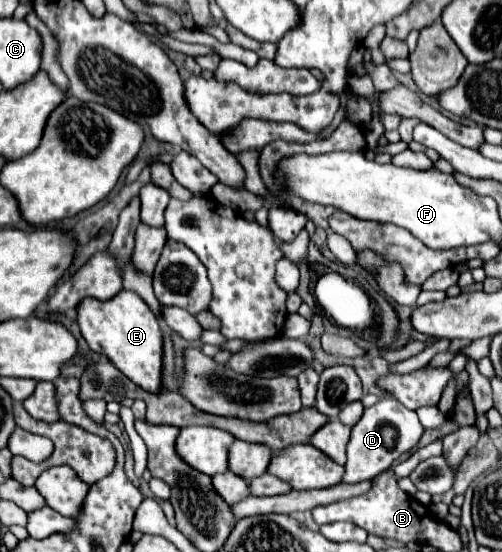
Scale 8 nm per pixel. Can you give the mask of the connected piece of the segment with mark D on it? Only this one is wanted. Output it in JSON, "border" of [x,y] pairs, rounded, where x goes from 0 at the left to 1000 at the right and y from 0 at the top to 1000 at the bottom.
{"border":[[[759,723],[755,730],[731,737],[719,752],[719,759],[699,774],[699,795],[691,803],[691,839],[687,839],[687,861],[683,875],[711,875],[727,868],[743,868],[767,850],[779,846],[779,839],[803,824],[807,817],[823,813],[843,784],[843,770],[827,745],[807,741],[795,734],[795,726]]]}

